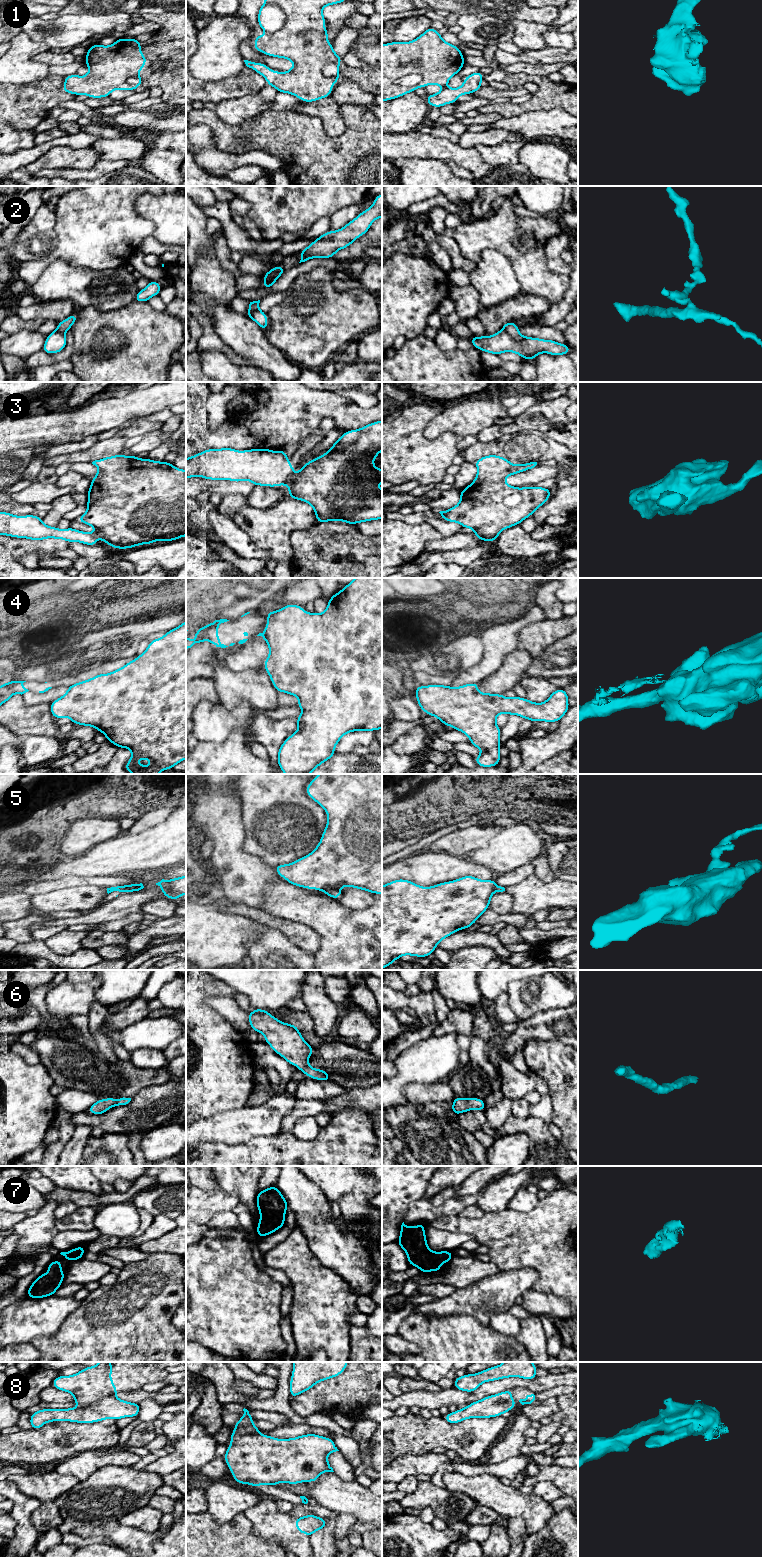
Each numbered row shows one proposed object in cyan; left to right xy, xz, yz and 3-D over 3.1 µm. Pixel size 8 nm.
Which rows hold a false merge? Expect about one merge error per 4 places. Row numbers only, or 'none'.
2, 3, 4, 5

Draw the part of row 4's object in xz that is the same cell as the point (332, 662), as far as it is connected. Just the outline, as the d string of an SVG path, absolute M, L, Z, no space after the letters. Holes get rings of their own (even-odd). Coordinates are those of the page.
M355 578L341 591L328 599L326 610L321 613L305 612L302 606L285 605L280 610L266 613L268 622L265 627L269 656L264 661L264 669L269 674L274 688L280 693L284 692L299 698L296 706L303 710L300 716L295 717L299 728L290 735L280 746L277 761L285 774L310 774L322 763L332 758L334 749L340 739L353 731L375 731L382 729L382 578Z

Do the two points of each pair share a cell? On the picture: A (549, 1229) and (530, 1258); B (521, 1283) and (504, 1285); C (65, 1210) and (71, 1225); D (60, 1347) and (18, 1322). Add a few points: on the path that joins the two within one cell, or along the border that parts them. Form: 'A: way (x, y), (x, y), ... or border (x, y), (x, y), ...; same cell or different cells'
A: way (544, 1236), (530, 1251); same cell
B: way (517, 1283), (508, 1285); same cell
C: border (77, 1207), (71, 1213), (56, 1220); different cells
D: border (62, 1323), (53, 1334), (35, 1337), (29, 1342); different cells

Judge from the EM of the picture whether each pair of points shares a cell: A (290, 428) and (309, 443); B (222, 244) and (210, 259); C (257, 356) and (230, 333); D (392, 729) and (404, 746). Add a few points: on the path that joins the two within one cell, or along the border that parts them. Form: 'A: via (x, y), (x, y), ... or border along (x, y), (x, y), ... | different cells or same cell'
A: border along (319, 425), (297, 441) | different cells
B: border along (218, 233), (216, 256), (219, 263), (229, 271) | different cells
C: via (250, 349), (237, 336) | same cell
D: border along (412, 725), (392, 745) | different cells

